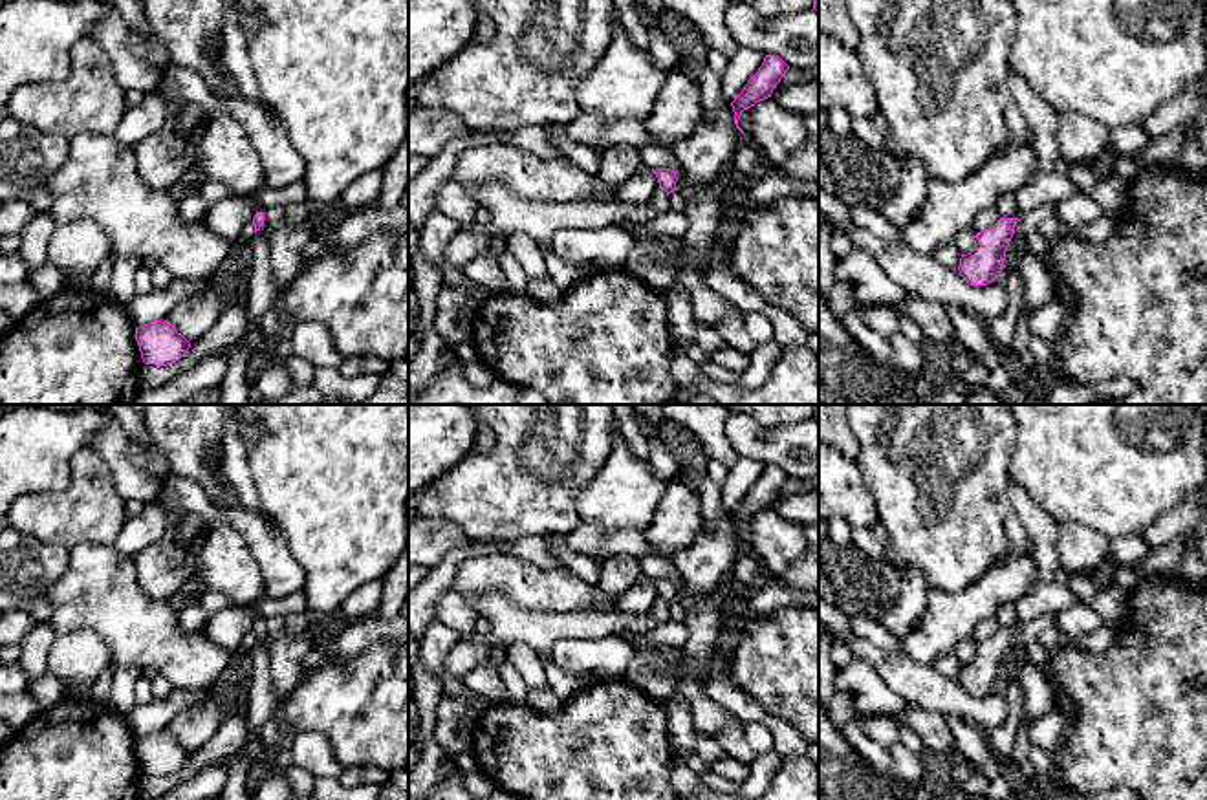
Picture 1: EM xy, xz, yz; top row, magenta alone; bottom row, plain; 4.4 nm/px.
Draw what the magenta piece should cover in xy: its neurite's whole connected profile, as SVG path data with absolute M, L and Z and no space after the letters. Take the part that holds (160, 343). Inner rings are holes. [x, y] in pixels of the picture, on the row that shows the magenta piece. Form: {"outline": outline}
{"outline": "M163 319L136 328L136 341L143 362L156 366L167 366L179 361L190 348L190 342Z"}

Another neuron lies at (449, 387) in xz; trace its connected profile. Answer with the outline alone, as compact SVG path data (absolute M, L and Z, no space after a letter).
M443 346L447 366L423 388L416 405L517 405L518 386L495 379L489 388L474 388L465 377L465 364L456 346Z

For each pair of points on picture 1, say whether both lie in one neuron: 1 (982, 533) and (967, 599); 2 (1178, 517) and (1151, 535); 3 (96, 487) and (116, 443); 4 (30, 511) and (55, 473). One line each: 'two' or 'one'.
1: two
2: one
3: two
4: two

